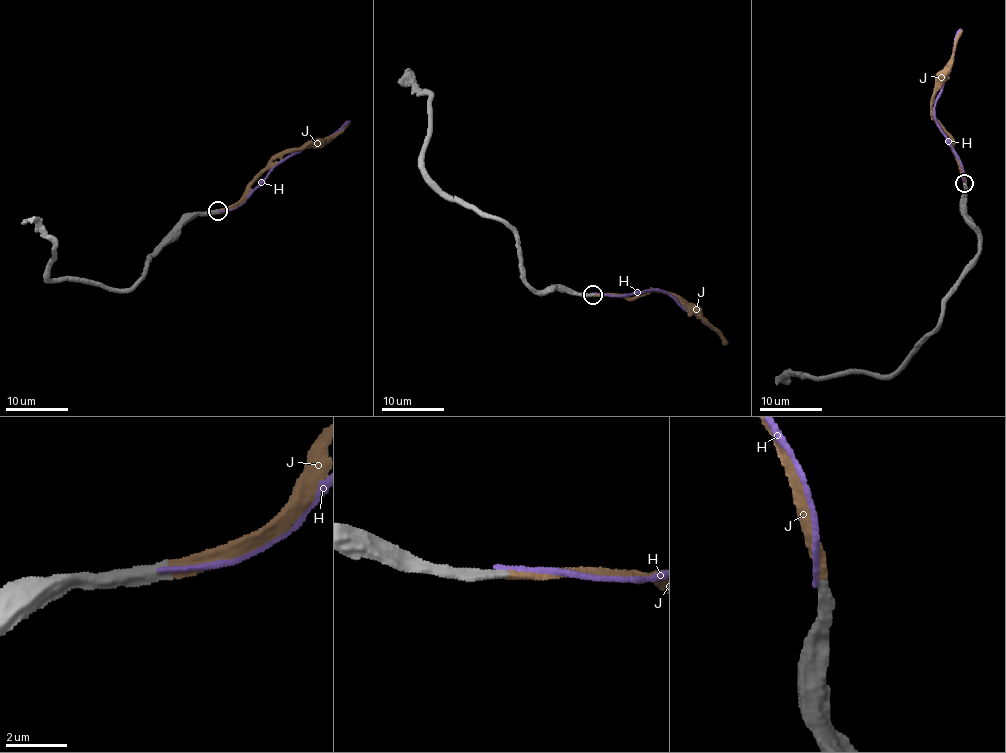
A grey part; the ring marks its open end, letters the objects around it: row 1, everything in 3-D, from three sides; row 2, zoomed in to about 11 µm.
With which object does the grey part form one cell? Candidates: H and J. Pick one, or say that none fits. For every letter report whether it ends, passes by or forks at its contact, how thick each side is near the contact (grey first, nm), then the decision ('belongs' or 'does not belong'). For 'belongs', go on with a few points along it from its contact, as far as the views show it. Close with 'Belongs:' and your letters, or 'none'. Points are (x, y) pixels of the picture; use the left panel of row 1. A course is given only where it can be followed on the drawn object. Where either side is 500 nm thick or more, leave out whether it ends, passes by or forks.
H: it ends; calibres 380 and 170 nm; does not belong
J: it ends; calibres 360 and 360 nm; belongs; course (217, 212), (234, 207), (276, 155), (317, 143), (341, 131), (347, 120)
Belongs: J

